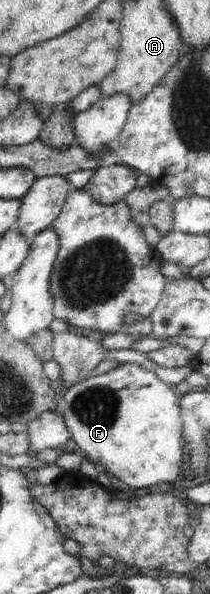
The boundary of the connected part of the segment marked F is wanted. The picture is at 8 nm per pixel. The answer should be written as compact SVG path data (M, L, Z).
M123 363L107 373L97 375L95 377L87 378L85 381L77 383L66 390L61 390L59 403L64 411L64 420L67 424L71 439L83 449L83 453L87 454L89 462L93 462L100 471L106 472L111 475L115 480L115 483L121 485L122 488L128 489L143 489L148 487L150 491L162 491L171 487L169 483L175 483L177 479L183 479L182 471L185 469L183 464L183 447L182 447L182 429L184 420L180 416L181 410L179 405L179 393L175 391L175 388L163 382L155 373L144 369L142 366L133 363Z

